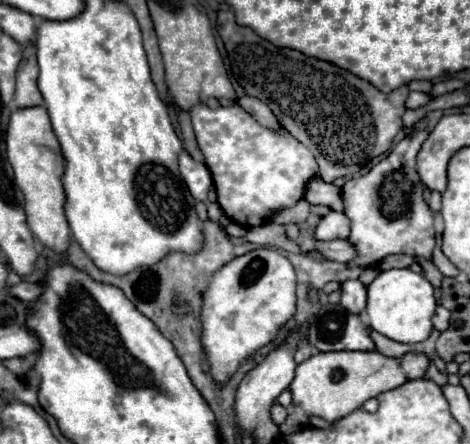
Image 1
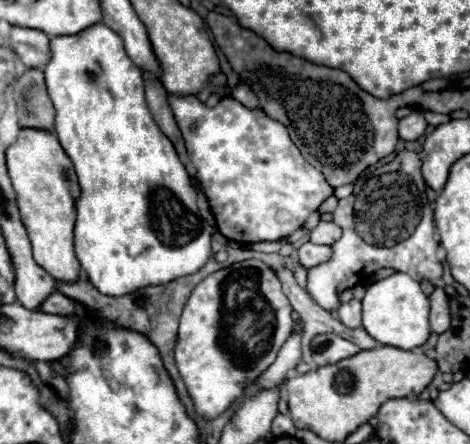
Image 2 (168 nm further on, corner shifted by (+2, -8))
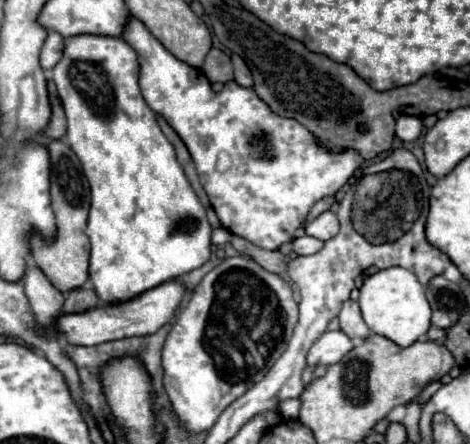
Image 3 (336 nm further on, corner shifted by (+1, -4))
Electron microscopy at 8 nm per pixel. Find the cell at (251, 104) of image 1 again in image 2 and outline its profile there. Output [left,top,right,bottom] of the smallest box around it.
[232,84,260,108]

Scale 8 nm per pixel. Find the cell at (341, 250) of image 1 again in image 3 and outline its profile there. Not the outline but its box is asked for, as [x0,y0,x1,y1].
[293,236,323,256]

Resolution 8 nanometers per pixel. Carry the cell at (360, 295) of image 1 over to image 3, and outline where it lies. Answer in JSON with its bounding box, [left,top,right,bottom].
[339,300,369,338]

